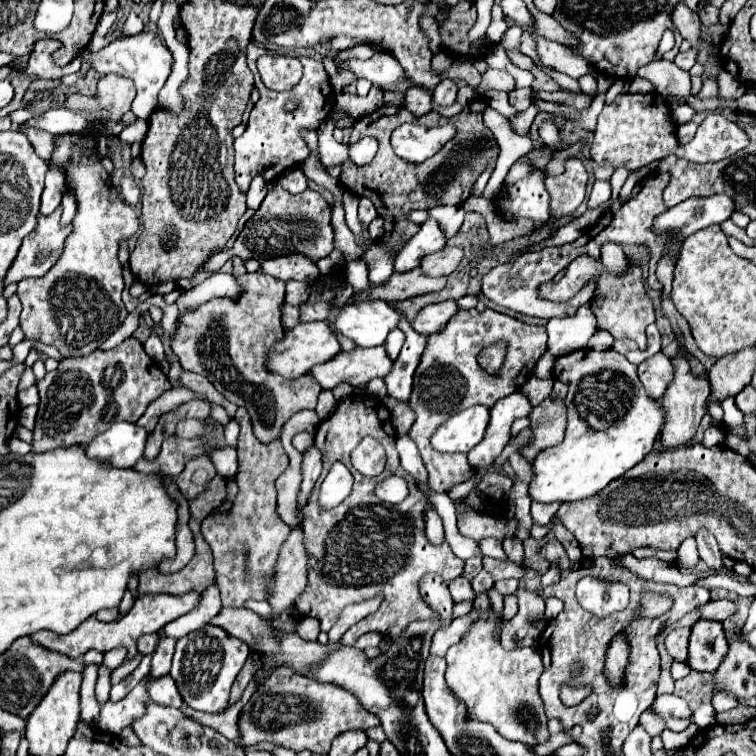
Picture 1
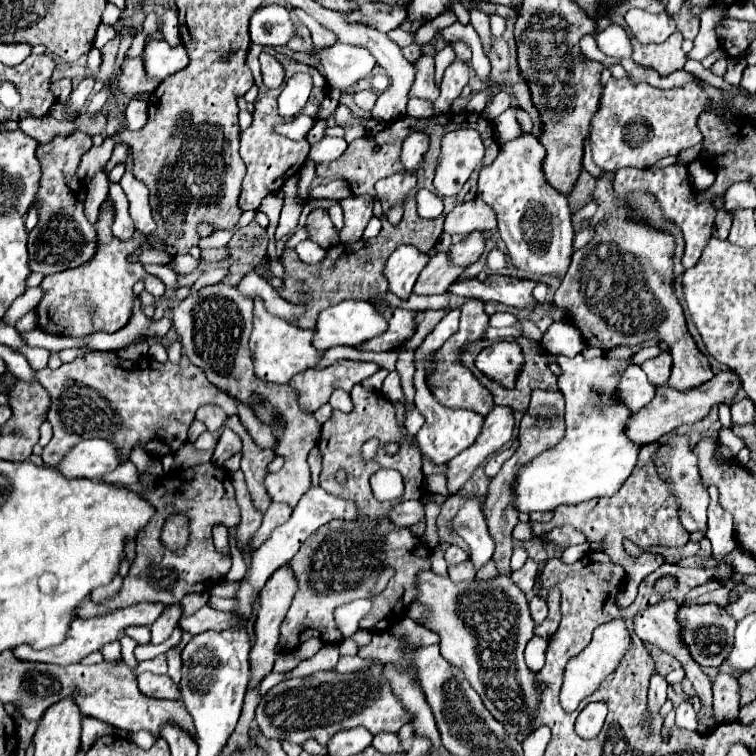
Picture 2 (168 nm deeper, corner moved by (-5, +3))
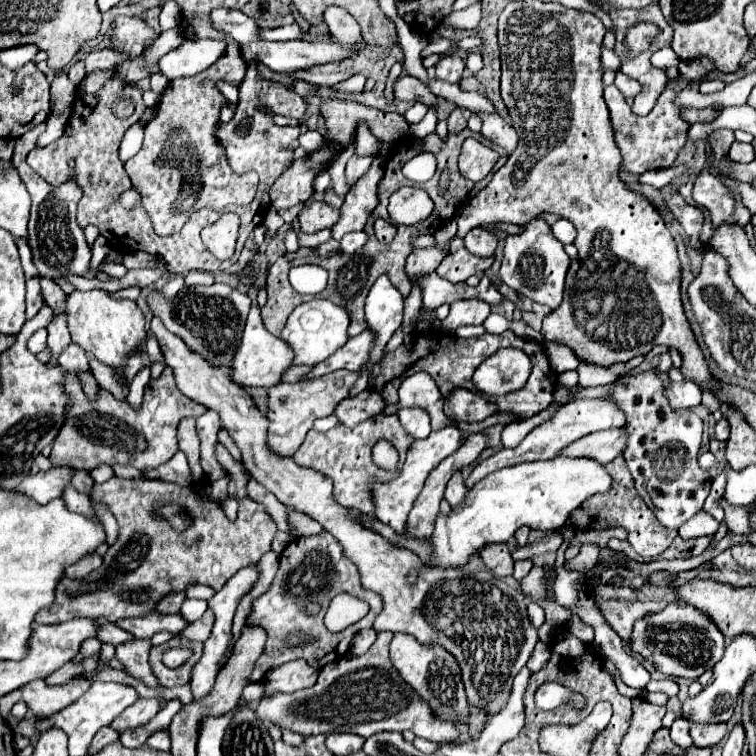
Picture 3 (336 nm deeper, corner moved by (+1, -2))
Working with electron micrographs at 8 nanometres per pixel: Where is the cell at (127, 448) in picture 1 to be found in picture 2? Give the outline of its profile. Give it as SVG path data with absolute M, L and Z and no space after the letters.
M92 438L76 444L56 470L64 474L64 478L88 478L100 480L104 474L112 472L118 466L118 450L112 442L102 438Z

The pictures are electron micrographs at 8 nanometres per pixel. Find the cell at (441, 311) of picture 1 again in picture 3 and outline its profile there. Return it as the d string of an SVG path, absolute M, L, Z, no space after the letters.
M362 331L360 335L348 339L348 343L344 347L340 347L334 355L330 355L330 359L318 363L306 379L320 377L320 375L330 373L334 369L348 369L348 371L362 369L370 359L370 351L374 347L374 341L376 341L374 331Z

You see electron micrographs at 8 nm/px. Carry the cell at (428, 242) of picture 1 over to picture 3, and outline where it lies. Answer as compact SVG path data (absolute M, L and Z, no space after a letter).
M386 273L380 275L366 297L366 321L368 321L368 329L374 329L376 333L376 345L368 365L360 369L360 379L354 391L350 391L350 395L358 395L368 387L368 369L382 357L382 349L386 341L402 325L402 309L404 309L402 293L392 285Z

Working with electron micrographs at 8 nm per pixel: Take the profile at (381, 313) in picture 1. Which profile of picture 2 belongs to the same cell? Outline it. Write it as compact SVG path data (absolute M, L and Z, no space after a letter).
M342 300L340 304L334 304L318 314L316 320L316 332L312 338L312 344L318 346L318 350L328 350L334 346L358 346L360 342L374 338L386 330L386 318L374 310L372 304L364 300Z

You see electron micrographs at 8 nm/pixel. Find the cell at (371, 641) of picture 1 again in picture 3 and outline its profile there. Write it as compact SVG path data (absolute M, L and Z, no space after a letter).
M264 682L249 683L242 692L241 699L244 702L256 705L260 702L260 699L264 693L264 689L265 689Z

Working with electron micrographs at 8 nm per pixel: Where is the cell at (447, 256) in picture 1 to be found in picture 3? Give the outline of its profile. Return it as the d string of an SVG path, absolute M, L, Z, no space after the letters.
M474 227L466 233L464 247L476 257L490 257L496 249L496 237L486 227Z

